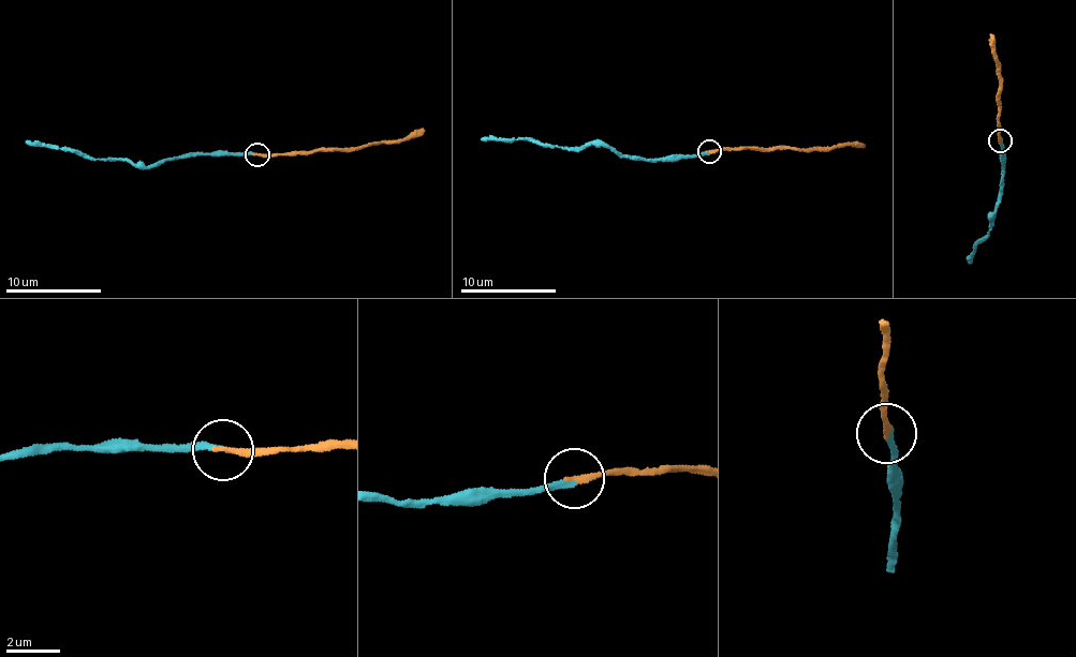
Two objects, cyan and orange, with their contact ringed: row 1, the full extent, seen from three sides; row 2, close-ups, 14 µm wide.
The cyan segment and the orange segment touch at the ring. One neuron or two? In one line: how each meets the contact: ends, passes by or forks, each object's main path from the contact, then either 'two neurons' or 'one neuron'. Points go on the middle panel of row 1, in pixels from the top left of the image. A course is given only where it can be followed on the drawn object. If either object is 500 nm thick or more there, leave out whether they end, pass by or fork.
cyan ends; orange ends; course cyan (708, 152), (638, 158), (618, 154), (604, 145), (590, 144), (579, 148), (527, 140), (482, 140); course orange (709, 151), (864, 146); one neuron

